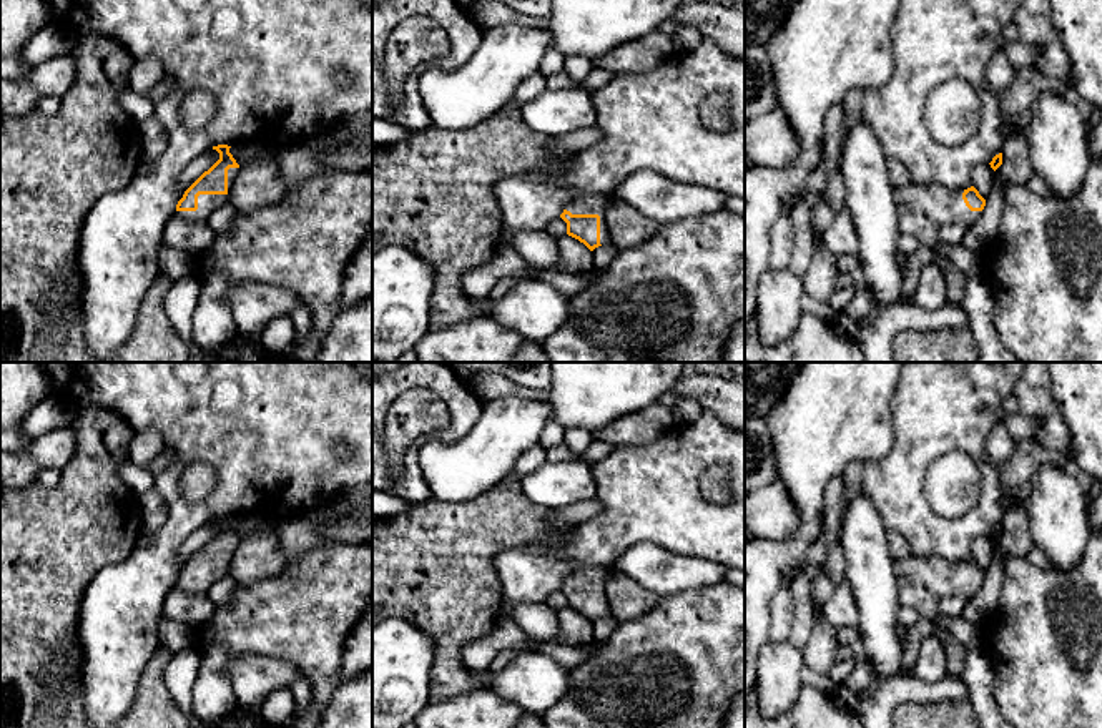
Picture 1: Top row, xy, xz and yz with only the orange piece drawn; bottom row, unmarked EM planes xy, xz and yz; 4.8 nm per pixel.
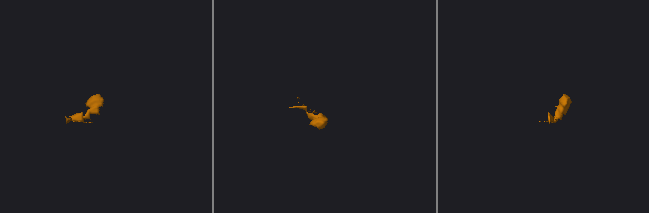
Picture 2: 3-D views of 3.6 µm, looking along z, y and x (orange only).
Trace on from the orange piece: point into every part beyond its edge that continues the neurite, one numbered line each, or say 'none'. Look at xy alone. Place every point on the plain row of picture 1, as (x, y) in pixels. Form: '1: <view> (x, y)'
1: xy (256, 557)

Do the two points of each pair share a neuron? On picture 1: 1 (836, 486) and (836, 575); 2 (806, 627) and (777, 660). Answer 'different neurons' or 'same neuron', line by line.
1: same neuron
2: different neurons

